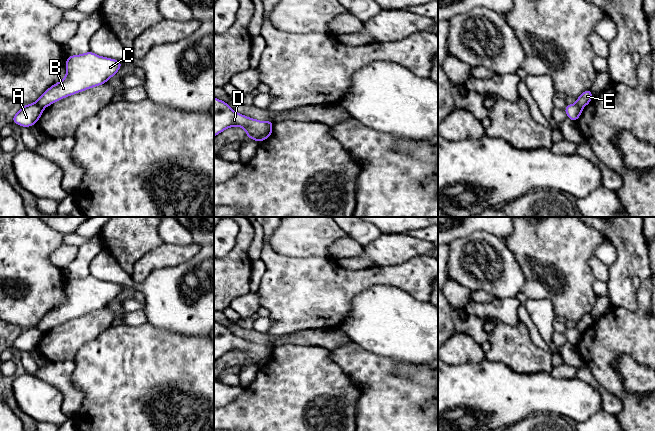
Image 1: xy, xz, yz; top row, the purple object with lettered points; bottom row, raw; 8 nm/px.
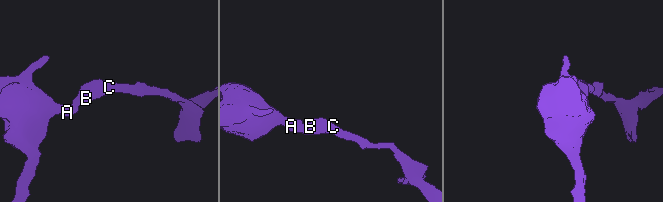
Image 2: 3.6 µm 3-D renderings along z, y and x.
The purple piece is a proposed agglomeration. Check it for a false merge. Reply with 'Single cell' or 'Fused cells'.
Fused cells

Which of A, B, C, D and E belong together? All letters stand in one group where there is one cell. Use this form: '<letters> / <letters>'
A D / B C E

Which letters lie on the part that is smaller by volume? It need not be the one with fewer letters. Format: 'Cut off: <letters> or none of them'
Cut off: B, C, E

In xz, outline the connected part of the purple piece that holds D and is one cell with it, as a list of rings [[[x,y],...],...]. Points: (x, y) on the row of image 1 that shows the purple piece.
[[[214,97],[214,137],[231,127],[241,127],[246,131],[246,137],[254,141],[260,141],[265,133],[272,131],[273,121],[260,121],[237,113],[225,101]]]

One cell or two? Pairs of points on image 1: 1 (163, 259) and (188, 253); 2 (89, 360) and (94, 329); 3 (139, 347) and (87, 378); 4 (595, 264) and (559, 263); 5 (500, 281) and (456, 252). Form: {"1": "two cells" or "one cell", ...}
{"1": "one cell", "2": "two cells", "3": "one cell", "4": "two cells", "5": "one cell"}

